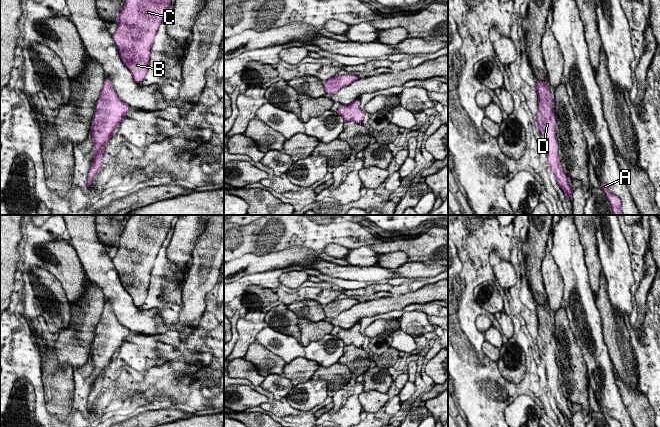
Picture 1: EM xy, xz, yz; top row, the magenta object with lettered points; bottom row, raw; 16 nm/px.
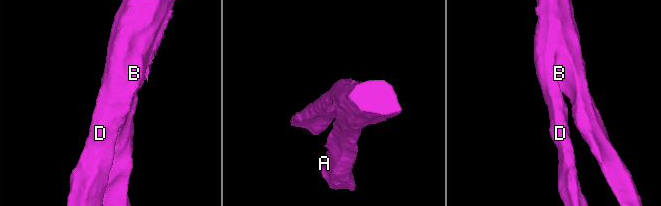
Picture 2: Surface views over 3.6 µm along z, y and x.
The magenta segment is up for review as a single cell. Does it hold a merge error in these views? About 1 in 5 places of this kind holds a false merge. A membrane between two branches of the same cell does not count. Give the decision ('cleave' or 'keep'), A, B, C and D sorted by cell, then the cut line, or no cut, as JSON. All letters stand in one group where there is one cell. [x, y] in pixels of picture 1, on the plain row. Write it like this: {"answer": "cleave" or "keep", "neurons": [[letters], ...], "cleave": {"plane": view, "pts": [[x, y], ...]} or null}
{"answer": "keep", "neurons": [["A", "B", "C", "D"]], "cleave": null}

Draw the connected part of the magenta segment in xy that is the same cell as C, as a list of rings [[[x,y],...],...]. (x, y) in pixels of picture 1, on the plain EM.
[[[131,215],[118,237],[117,253],[112,262],[122,286],[131,295],[136,307],[141,307],[147,299],[152,268],[175,216]]]

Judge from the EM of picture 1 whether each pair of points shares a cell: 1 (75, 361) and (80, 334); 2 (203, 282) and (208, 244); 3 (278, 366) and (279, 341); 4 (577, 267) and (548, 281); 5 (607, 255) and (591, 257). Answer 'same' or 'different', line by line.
1: same
2: same
3: different
4: different
5: different

